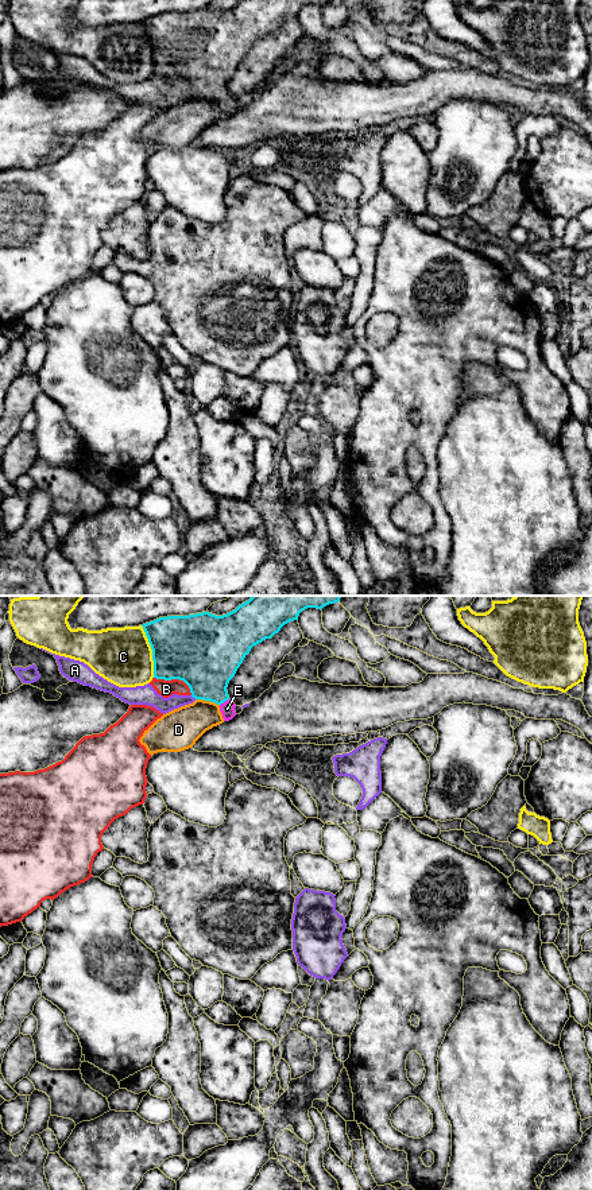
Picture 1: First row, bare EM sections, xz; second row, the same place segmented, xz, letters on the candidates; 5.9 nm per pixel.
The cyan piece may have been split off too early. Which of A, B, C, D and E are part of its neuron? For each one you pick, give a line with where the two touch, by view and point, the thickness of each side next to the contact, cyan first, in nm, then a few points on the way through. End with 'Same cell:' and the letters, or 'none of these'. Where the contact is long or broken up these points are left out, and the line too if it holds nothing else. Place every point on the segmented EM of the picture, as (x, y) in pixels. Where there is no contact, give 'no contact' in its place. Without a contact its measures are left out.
E: xz (224, 701) | 340/90 nm | across xz (206, 663), (208, 681), (224, 701), (227, 709)
Same cell: E

